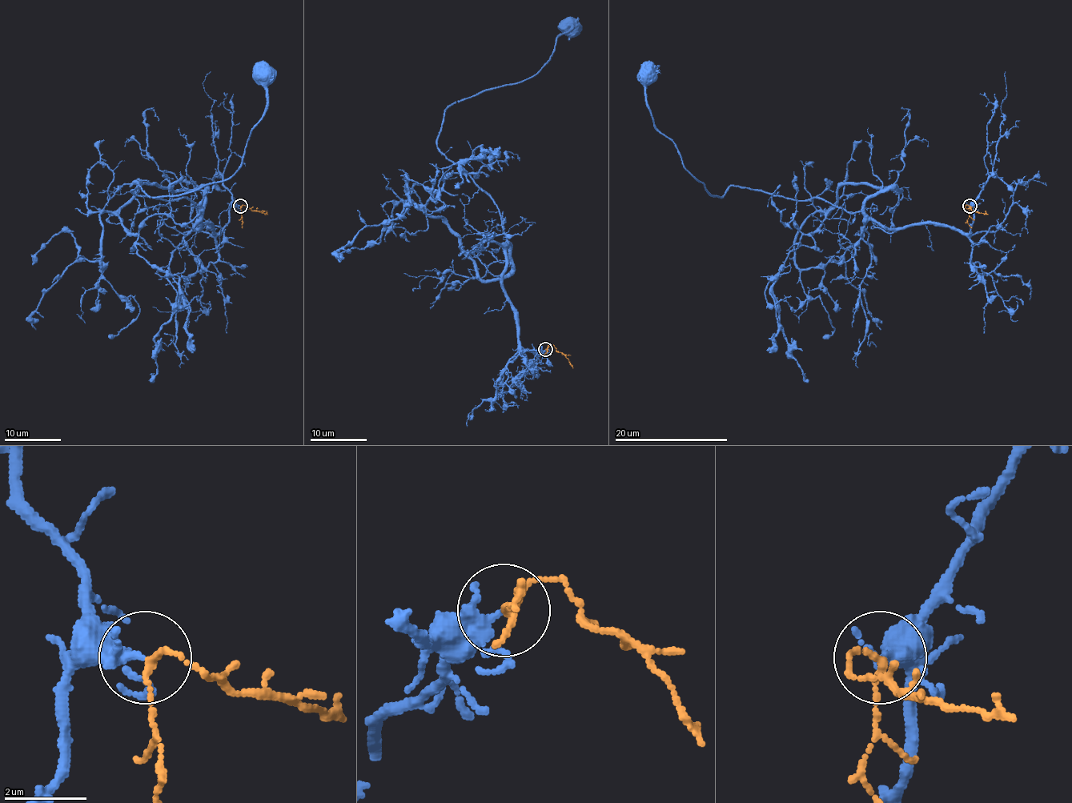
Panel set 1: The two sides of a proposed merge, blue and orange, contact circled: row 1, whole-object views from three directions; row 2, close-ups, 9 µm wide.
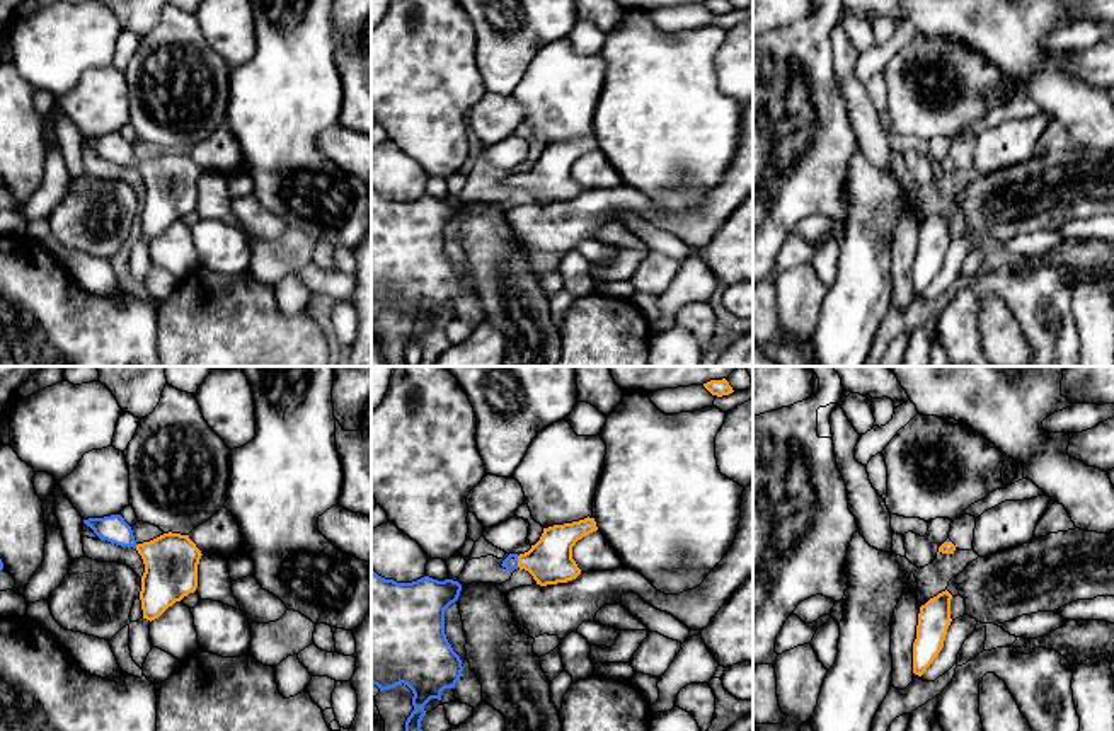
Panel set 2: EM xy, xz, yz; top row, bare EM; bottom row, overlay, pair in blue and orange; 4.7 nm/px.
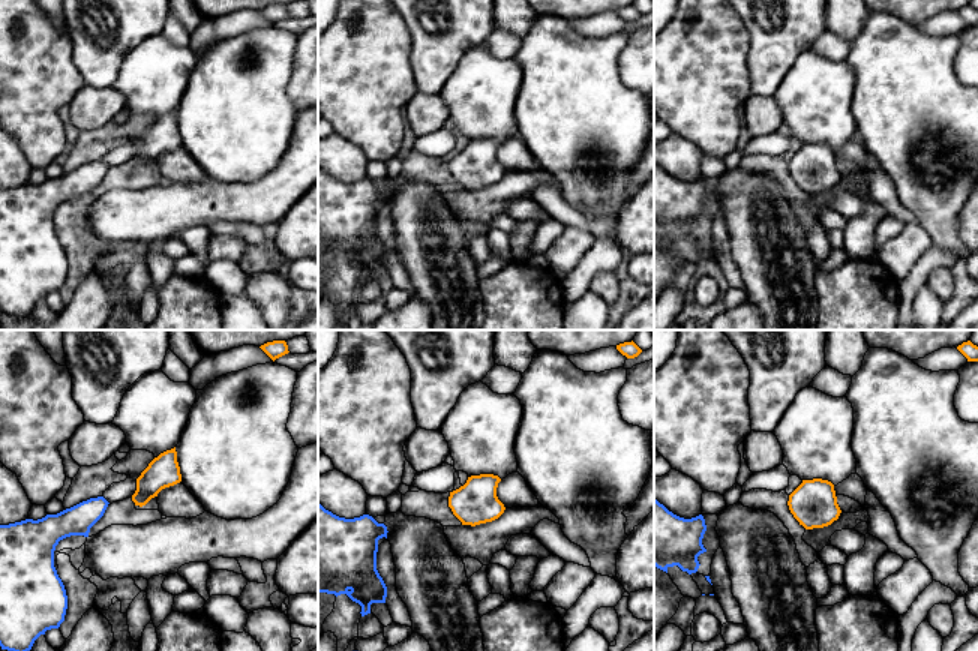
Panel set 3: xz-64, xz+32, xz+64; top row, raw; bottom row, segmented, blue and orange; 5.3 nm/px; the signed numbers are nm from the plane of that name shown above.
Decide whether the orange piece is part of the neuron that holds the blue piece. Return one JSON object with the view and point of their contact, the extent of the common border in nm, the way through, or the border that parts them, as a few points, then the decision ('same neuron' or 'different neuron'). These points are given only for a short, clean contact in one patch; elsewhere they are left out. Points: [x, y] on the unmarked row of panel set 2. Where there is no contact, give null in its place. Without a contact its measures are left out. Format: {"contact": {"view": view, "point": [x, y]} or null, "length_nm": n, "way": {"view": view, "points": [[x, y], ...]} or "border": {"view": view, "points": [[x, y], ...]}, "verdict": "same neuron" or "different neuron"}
{"contact": {"view": "xz", "point": [516, 179]}, "length_nm": 60, "way": {"view": "xz", "points": [[511, 179], [516, 179], [549, 179]]}, "verdict": "same neuron"}

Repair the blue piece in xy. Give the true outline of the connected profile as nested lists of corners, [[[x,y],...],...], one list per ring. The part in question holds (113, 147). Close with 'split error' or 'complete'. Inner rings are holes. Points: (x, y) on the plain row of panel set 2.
[[[121,133],[83,138],[100,158],[121,165],[133,165],[143,177],[141,228],[143,237],[155,239],[175,220],[198,206],[198,182],[201,169],[181,152],[164,152],[150,160],[138,162],[131,145]]] | split error

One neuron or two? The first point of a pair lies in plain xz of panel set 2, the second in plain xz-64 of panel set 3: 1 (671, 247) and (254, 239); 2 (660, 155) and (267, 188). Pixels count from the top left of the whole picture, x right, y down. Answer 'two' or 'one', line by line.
1: one
2: two

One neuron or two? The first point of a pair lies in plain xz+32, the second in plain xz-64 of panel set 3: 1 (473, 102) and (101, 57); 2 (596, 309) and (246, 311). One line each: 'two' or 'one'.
1: two
2: one

